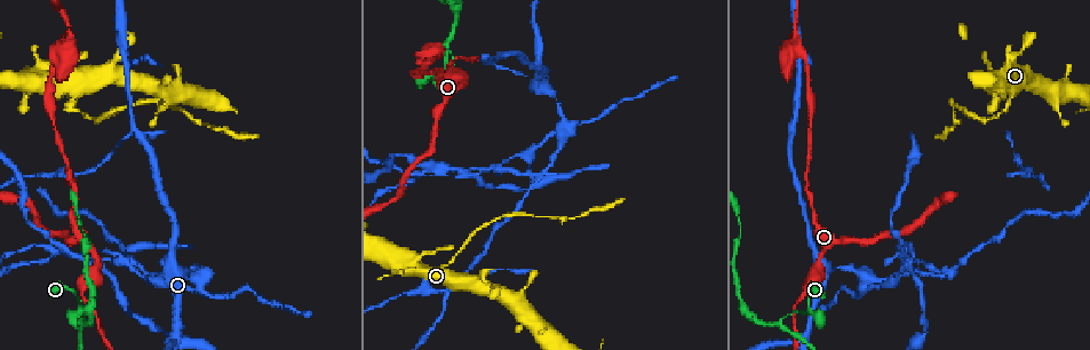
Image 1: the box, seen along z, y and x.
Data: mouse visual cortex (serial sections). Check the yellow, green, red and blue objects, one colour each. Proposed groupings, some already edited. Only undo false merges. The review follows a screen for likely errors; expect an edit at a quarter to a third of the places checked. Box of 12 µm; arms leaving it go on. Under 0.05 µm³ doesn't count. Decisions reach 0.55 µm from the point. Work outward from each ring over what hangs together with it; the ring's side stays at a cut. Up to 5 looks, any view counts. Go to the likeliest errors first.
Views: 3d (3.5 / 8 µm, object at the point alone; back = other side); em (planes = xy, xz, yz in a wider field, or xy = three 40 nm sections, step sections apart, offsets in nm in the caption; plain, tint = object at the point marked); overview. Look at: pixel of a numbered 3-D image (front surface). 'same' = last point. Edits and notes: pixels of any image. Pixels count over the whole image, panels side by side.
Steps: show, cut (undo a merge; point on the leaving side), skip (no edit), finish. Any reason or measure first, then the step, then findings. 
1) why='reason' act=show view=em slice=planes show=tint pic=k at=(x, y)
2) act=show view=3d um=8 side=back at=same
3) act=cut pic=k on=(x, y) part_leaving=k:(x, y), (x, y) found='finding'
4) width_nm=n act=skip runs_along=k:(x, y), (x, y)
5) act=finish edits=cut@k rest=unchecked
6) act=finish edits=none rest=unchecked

why='four-way junction' act=show view=3d um=8 pic=1 at=(201, 277)

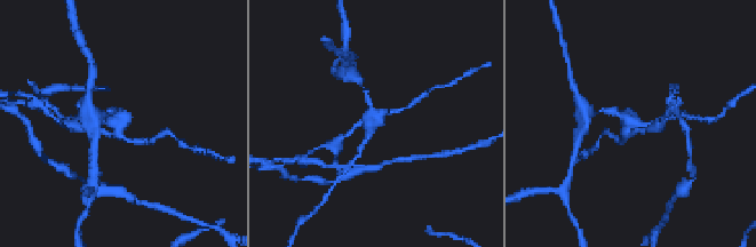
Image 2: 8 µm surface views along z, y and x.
arms=4 arm_widths_nm=150,200,200,200 why='need the tissue' act=show view=em slice=xy step=2 show=tint pic=2 at=(117, 122)

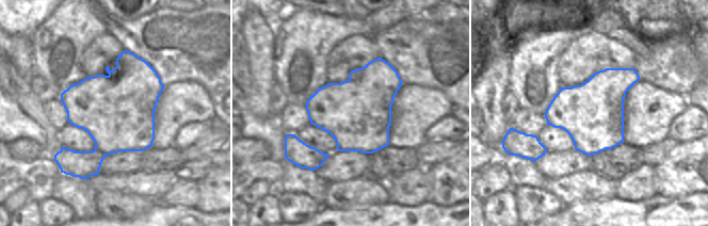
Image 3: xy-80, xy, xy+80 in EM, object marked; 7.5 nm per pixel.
act=cut pic=2 on=(142, 141) found='a second cell is stuck on'

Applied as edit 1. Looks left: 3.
act=show view=overview

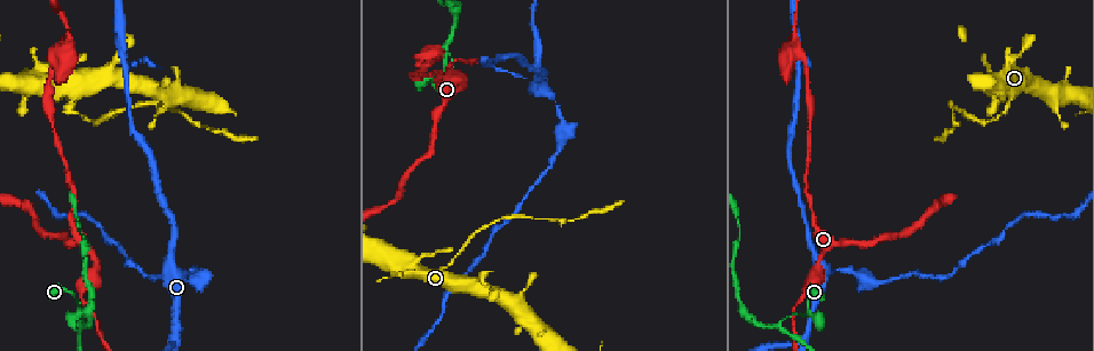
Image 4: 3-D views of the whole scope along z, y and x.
why='branch point' act=show view=3d um=3.5 pic=4 at=(796, 50)

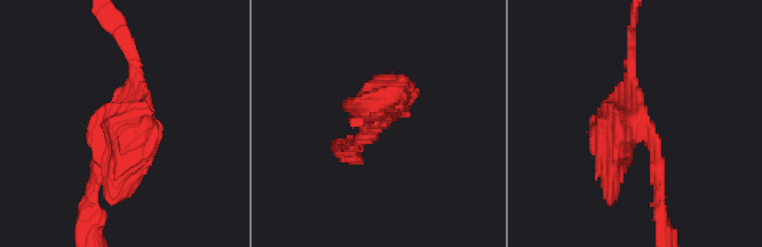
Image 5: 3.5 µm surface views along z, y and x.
act=show view=em slice=xy step=1 show=tint pic=5 at=(116, 122)

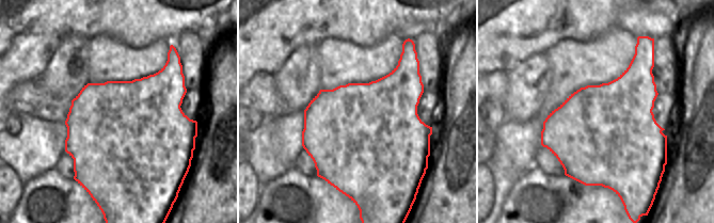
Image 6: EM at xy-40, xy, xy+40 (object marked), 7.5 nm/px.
act=skip found='continuous, no second cell'

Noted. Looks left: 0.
act=finish edits=cut@2 rest=unchecked

